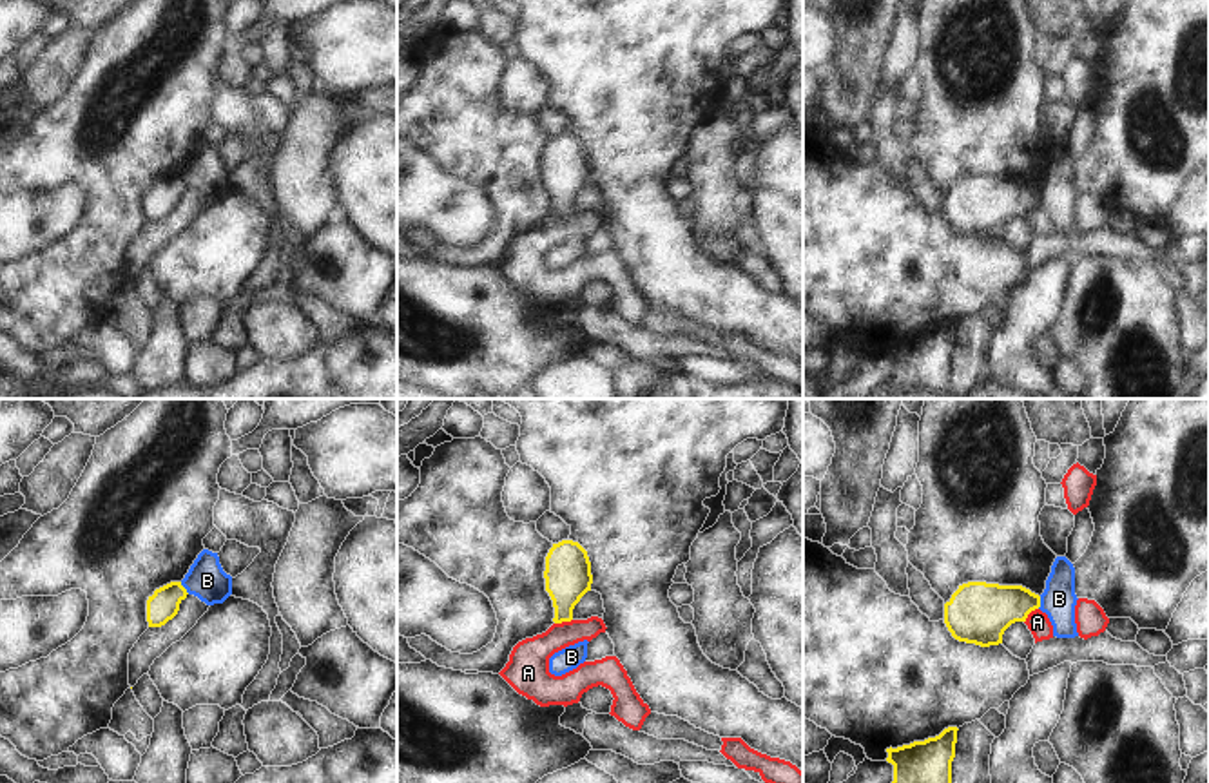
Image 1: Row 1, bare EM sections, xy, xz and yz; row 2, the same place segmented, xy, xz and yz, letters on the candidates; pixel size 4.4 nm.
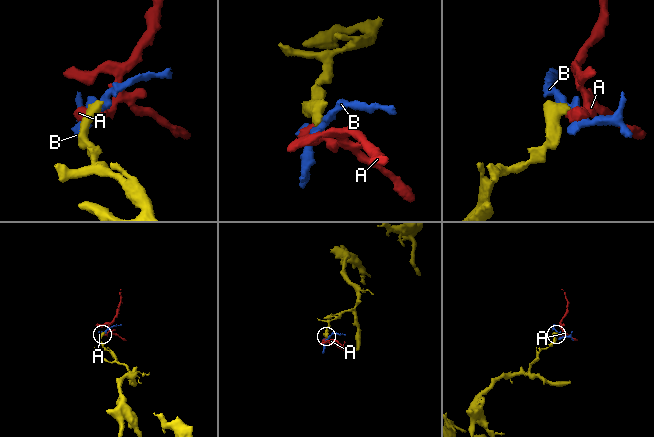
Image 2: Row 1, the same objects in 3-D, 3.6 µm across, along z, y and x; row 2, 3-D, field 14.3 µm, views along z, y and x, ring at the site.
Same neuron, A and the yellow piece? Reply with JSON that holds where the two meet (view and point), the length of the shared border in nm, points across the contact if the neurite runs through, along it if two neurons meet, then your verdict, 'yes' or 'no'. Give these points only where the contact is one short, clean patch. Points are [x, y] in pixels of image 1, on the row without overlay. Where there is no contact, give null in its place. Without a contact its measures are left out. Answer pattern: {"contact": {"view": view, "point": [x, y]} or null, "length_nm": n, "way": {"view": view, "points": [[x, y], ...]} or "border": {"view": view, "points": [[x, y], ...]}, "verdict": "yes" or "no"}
{"contact": {"view": "xz", "point": [562, 214]}, "length_nm": 80, "border": {"view": "xz", "points": [[571, 212], [555, 218]]}, "verdict": "no"}

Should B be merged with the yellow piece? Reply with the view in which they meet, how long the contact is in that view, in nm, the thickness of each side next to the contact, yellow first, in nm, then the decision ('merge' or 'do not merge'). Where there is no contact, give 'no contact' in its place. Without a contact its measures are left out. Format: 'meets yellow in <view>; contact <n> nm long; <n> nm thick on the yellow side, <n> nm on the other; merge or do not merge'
meets yellow in xy; contact 70 nm long; 140 nm thick on the yellow side, 170 nm on the other; do not merge

